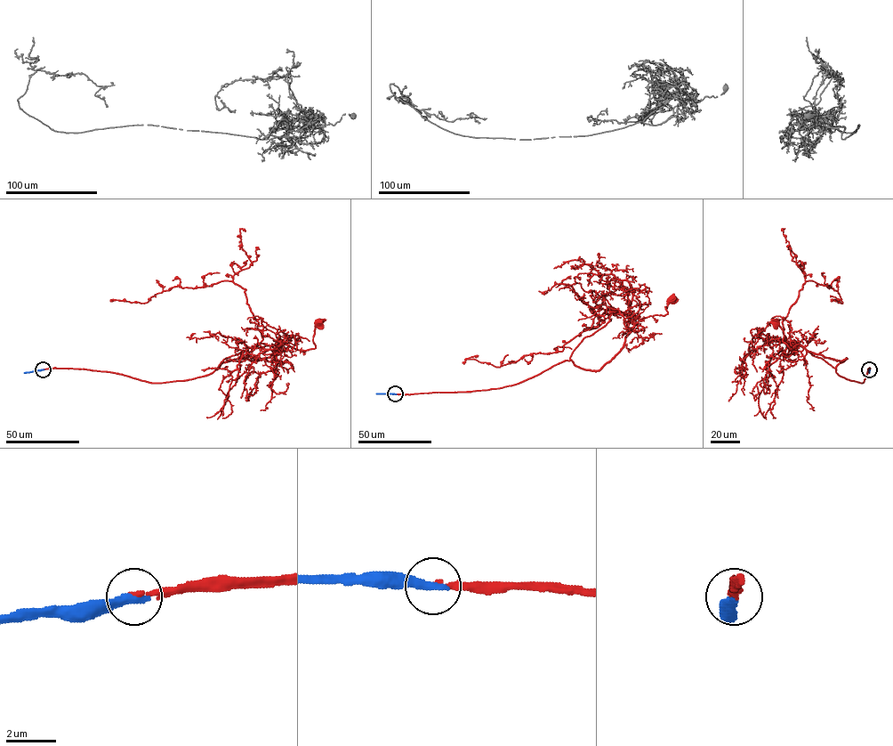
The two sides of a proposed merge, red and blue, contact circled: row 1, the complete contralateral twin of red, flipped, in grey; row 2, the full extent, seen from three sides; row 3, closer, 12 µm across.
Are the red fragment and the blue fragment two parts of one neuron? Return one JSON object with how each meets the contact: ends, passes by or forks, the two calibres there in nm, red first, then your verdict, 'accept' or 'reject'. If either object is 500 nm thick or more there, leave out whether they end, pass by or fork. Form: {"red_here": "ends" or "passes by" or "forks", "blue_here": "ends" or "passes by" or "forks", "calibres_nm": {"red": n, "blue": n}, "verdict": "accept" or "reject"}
{"red_here": "ends", "blue_here": "ends", "calibres_nm": {"red": 200, "blue": 360}, "verdict": "accept"}

